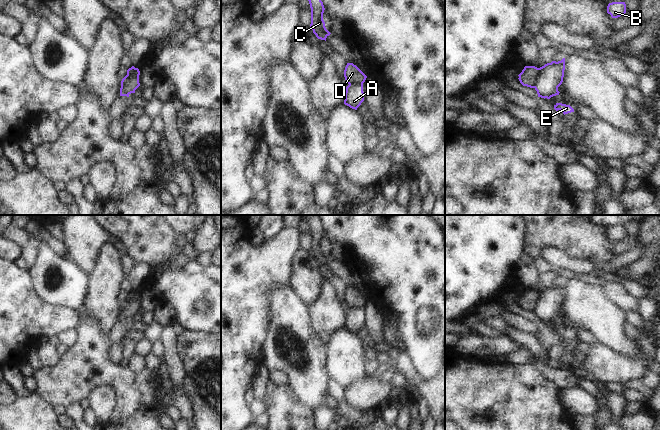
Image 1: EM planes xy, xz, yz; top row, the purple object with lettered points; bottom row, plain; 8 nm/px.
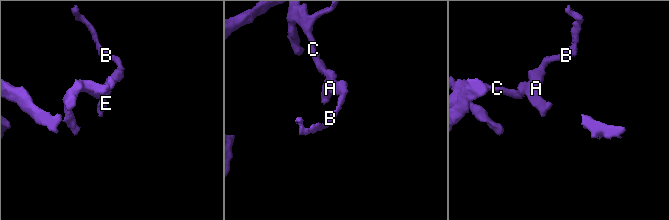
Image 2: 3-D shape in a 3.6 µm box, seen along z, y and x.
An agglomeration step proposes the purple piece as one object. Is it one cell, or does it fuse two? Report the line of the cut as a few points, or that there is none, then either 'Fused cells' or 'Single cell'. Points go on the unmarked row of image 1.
Split along xy (138, 301), (125, 302), (121, 310). Fused cells

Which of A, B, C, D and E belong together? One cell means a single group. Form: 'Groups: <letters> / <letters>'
Groups: A B E / C D

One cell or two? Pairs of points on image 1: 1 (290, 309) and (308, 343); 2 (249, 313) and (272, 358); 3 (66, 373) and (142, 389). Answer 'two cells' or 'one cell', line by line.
1: one cell
2: two cells
3: one cell

